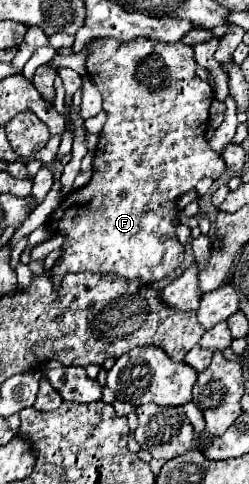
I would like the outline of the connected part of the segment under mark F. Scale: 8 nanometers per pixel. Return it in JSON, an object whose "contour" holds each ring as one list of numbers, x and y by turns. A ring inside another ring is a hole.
{"contour":[[96,38,90,40,84,50,88,52,88,76,102,94,108,120,96,146,92,180,84,188,70,192,46,222,52,234,64,236,62,256,54,262,50,280,56,292,60,292,62,278,76,272,114,274,126,280,140,280,150,286,174,272,184,260,184,248,176,238,176,228,180,224,176,200,194,188,200,179,209,177,216,180,226,170,222,156,214,152,204,138,208,128,212,86,198,78,194,48,182,42,164,44,148,38,120,42,112,38],[136,168,158,168,152,182,152,190,156,190,156,194,140,196,140,190,136,188]]}

